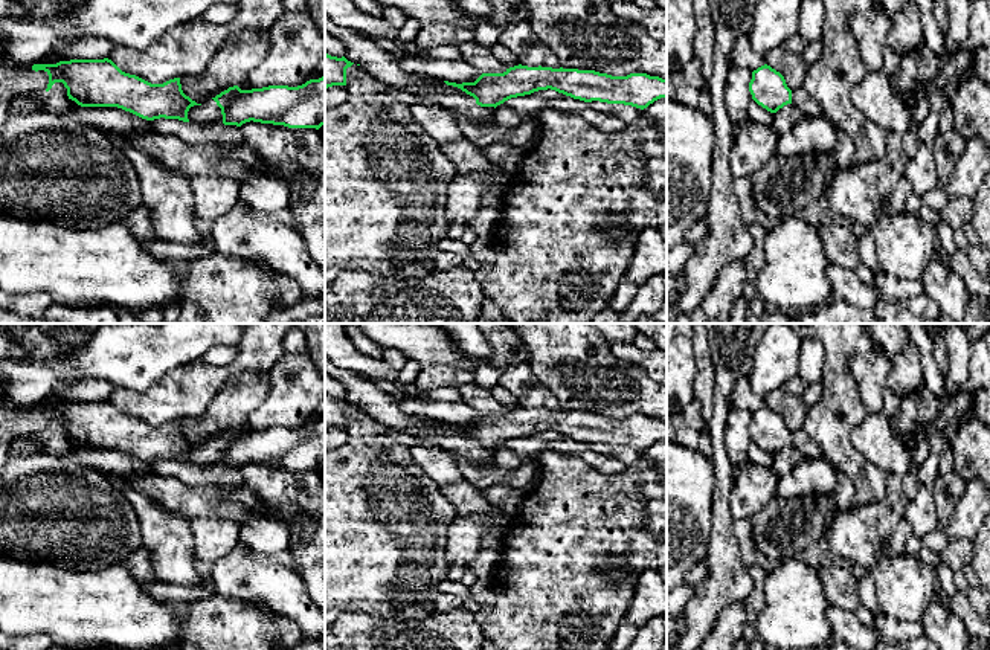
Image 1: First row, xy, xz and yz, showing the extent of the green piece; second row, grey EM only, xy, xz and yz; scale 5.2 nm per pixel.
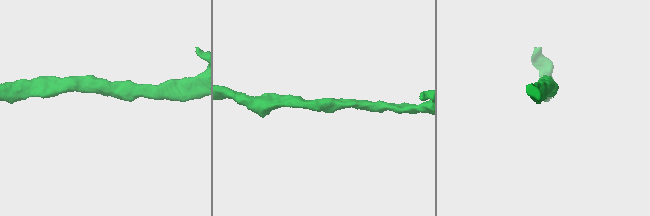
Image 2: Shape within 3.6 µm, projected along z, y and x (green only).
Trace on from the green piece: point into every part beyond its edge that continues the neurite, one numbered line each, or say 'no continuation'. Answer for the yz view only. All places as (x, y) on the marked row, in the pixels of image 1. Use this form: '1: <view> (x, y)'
no continuation

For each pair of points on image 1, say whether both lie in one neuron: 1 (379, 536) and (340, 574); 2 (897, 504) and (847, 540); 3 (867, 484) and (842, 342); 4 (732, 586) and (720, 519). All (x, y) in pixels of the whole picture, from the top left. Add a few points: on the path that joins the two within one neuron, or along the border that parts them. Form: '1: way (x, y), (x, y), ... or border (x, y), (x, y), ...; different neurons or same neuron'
1: way (369, 543), (348, 565); same neuron
2: way (885, 511), (871, 525), (859, 531); same neuron
3: way (839, 449), (833, 437), (838, 377); same neuron
4: way (725, 569), (722, 536); same neuron

